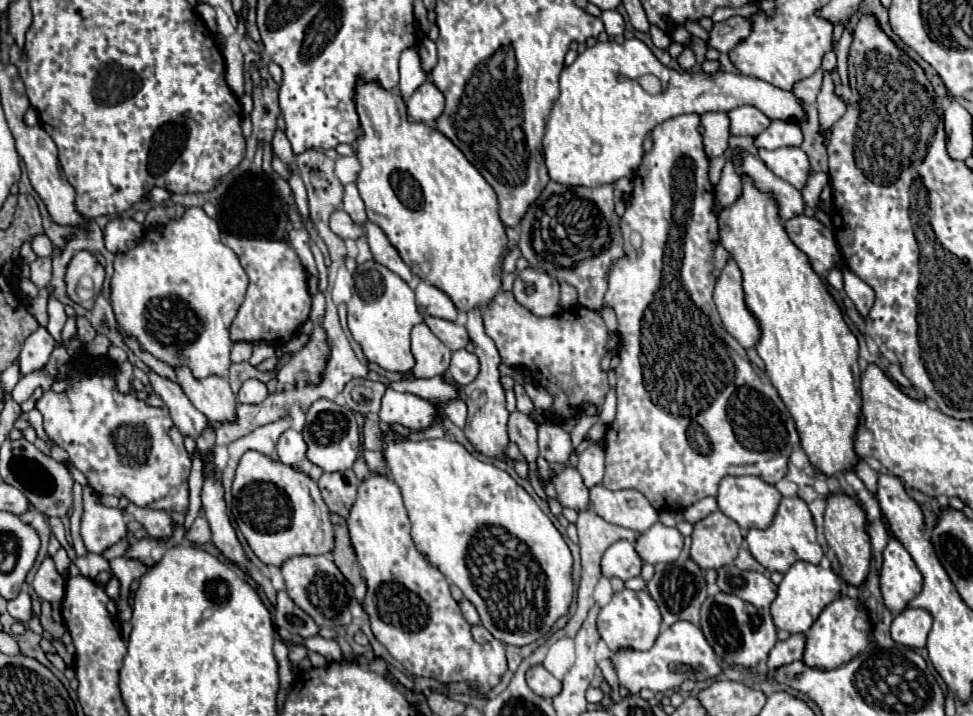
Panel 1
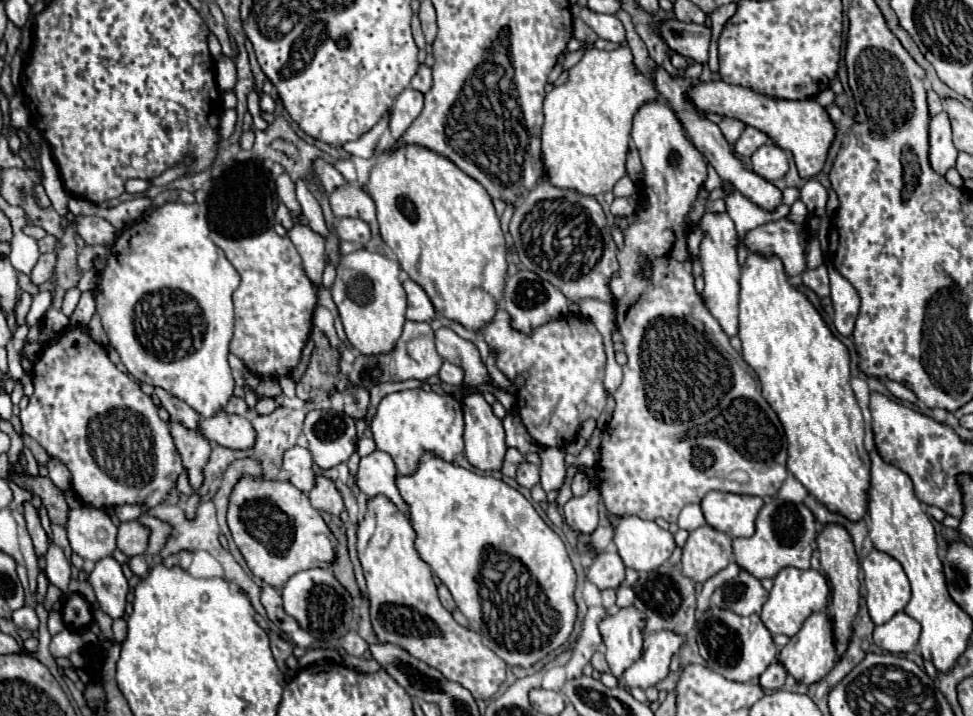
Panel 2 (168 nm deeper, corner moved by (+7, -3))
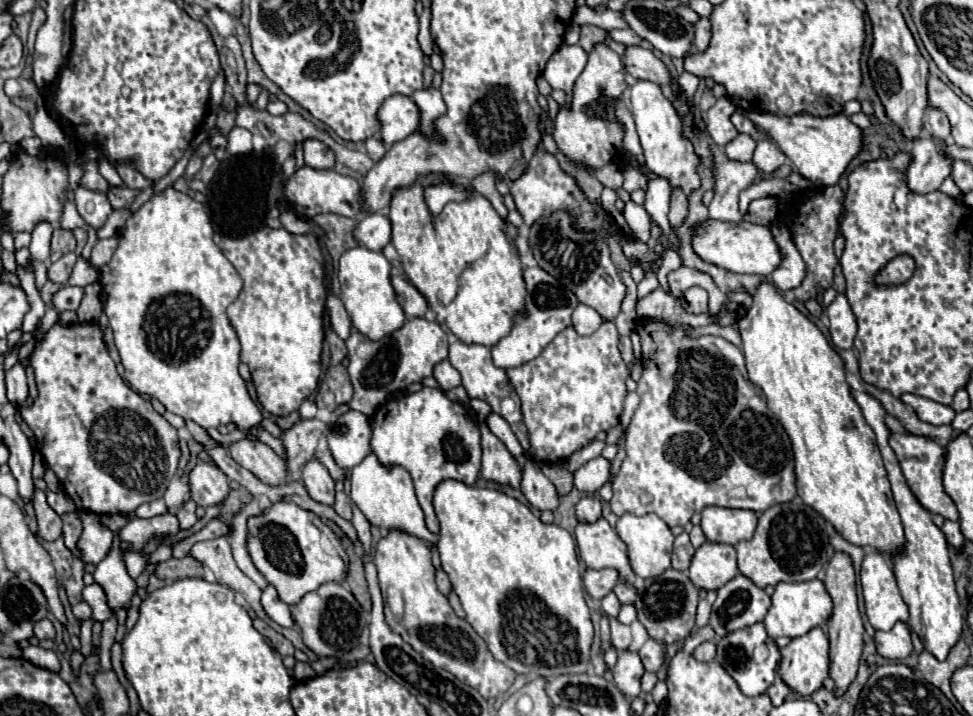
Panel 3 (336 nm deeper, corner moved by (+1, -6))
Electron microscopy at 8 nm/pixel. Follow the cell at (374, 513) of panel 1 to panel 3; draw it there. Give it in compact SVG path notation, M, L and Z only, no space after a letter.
M398 528L388 530L388 534L376 544L374 564L384 598L386 624L392 632L402 636L402 640L420 652L424 660L452 672L458 680L464 680L464 684L478 690L486 700L498 698L512 686L516 672L494 660L486 642L466 620L454 614L448 598L438 592L434 582L432 548L428 542Z

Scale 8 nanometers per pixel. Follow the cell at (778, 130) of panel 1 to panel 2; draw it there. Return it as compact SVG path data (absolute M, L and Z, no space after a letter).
M746 127L744 129L744 133L738 137L738 141L734 143L734 151L738 153L738 155L746 155L746 157L750 157L760 145L764 145L768 141L768 137L762 133L762 131L758 131L758 129L754 129L754 127Z

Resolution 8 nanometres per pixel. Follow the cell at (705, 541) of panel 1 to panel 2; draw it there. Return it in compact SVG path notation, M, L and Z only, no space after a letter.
M710 525L698 527L690 533L684 555L682 573L692 581L704 583L718 571L726 569L732 561L732 539L726 533L718 533Z

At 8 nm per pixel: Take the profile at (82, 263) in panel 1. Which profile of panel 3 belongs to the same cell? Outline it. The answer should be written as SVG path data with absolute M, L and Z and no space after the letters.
M106 238L106 240L98 240L96 246L92 248L92 254L90 254L90 262L96 266L96 268L102 268L104 264L108 264L116 252L116 238Z

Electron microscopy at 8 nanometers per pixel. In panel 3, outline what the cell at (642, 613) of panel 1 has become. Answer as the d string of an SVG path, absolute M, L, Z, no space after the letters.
M626 648L626 650L618 652L618 662L616 662L612 674L614 674L616 686L622 690L622 694L628 700L632 700L640 694L640 678L644 674L644 666L642 666L642 660L636 650Z

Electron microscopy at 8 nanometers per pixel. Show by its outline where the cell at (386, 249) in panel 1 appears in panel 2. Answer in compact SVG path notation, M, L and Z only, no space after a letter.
M344 183L340 187L336 187L330 195L330 209L336 217L354 217L354 219L362 219L366 223L370 223L372 227L372 235L378 235L378 223L376 223L376 207L374 201L370 199L370 195L366 193L364 187L360 185L350 185Z

